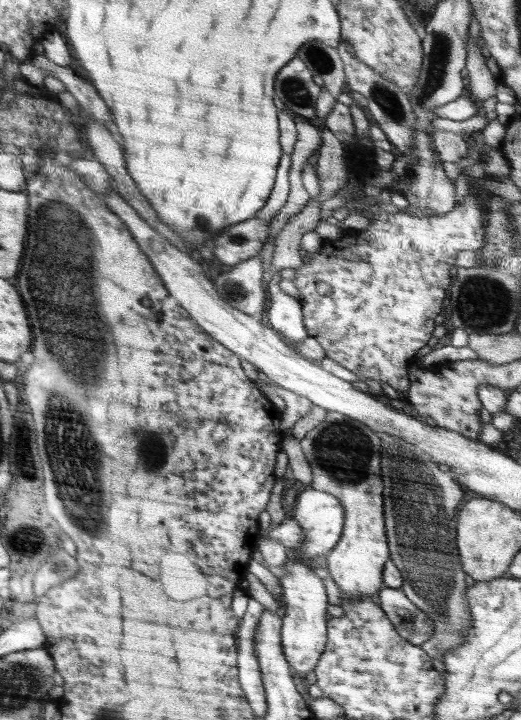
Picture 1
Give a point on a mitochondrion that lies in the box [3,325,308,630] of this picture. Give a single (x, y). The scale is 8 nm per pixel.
(80, 482)

